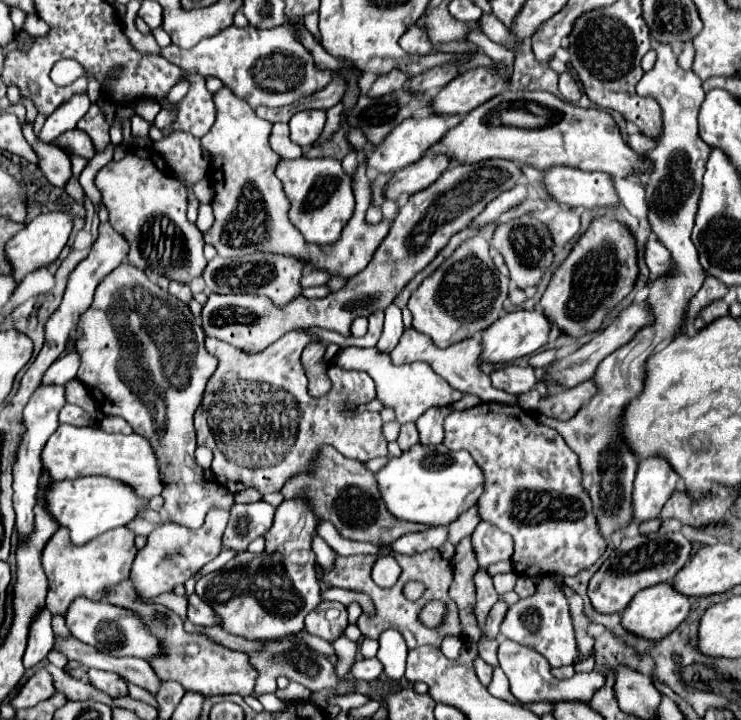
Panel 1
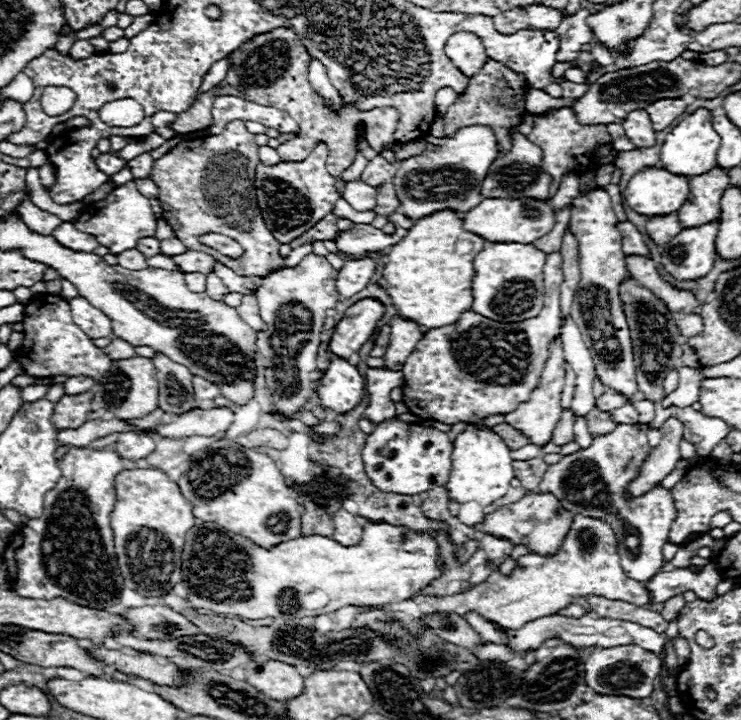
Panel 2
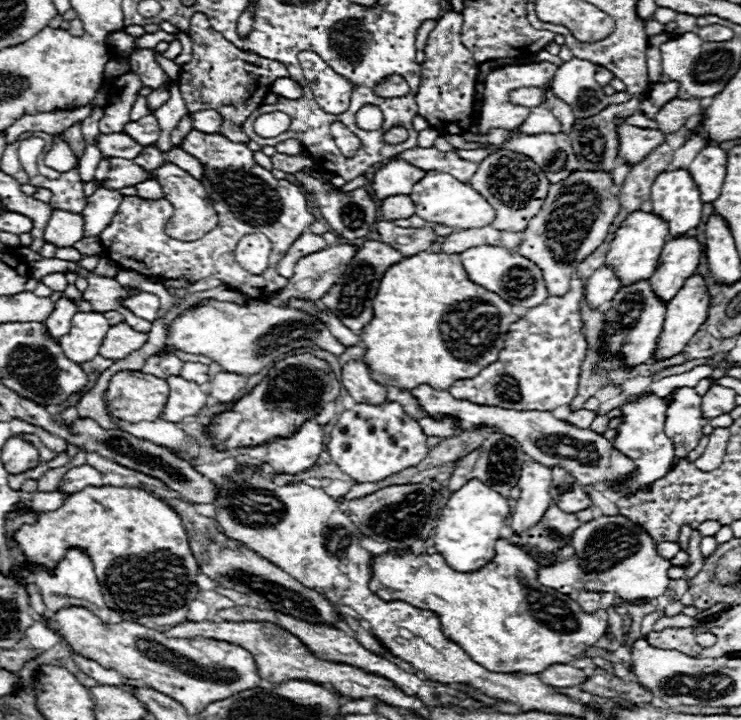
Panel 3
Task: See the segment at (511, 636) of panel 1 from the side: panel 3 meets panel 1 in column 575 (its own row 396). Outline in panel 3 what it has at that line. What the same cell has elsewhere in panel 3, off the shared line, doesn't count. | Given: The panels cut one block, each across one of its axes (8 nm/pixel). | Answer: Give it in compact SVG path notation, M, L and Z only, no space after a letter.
M640 394L638 400L628 402L620 406L622 410L622 424L616 428L618 434L612 440L616 450L620 450L626 458L632 458L636 462L636 474L630 474L628 480L620 482L618 488L612 488L614 492L628 496L634 494L636 490L644 486L652 486L652 482L664 478L672 470L672 460L674 460L674 444L672 440L664 434L664 420L666 420L666 402L658 398L656 394Z

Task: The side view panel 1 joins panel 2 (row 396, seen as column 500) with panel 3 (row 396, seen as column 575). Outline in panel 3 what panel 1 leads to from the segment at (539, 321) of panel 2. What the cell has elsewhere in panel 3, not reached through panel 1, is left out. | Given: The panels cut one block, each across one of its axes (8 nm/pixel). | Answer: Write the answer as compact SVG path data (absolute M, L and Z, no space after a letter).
M572 278L570 292L560 298L550 296L542 306L526 310L504 338L500 358L478 376L456 380L448 392L454 398L482 406L504 406L506 410L548 410L568 406L580 384L580 364L586 358L586 338L582 334L580 306L584 282Z

